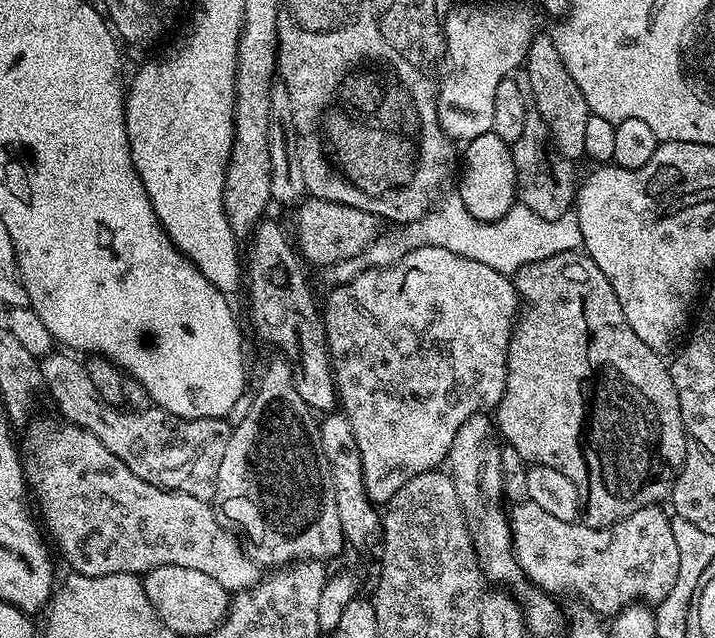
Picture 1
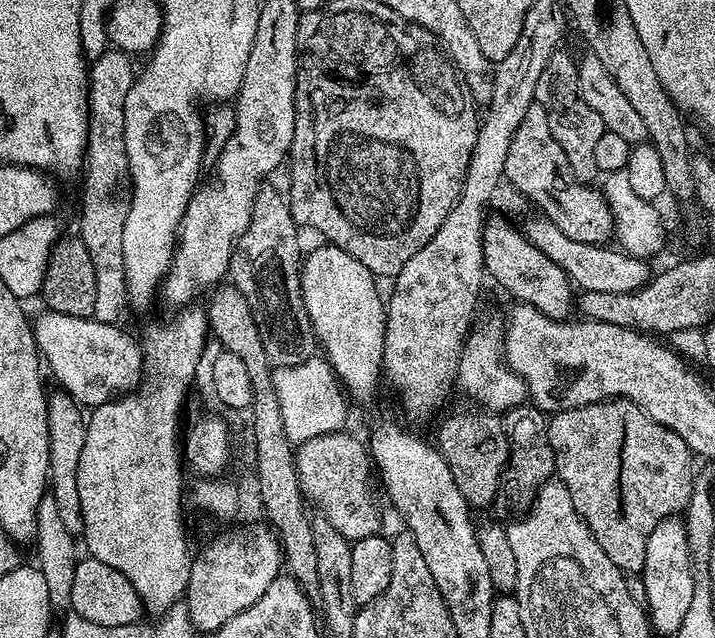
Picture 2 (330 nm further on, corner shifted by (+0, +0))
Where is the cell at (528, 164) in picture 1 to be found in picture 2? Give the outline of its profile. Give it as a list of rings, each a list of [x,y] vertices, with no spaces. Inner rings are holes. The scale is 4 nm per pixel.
[[[557,50],[550,54],[542,74],[538,74],[535,103],[546,110],[550,134],[554,134],[558,146],[562,146],[562,154],[566,154],[566,162],[570,162],[574,178],[592,182],[598,176],[594,166],[594,149],[598,138],[602,138],[606,129],[602,118],[598,118],[598,114],[594,114],[594,110],[590,110],[590,106],[586,106],[586,102],[580,97],[580,69],[577,57],[572,57],[564,51]]]

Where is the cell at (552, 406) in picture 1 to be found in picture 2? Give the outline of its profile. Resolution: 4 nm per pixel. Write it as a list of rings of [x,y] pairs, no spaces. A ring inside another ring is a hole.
[[[623,398],[555,413],[548,421],[548,437],[556,455],[555,475],[570,490],[574,510],[594,534],[598,546],[606,550],[606,558],[625,574],[643,573],[646,542],[654,534],[654,526],[668,516],[683,513],[691,502],[694,453],[674,430],[654,422],[635,402]]]

